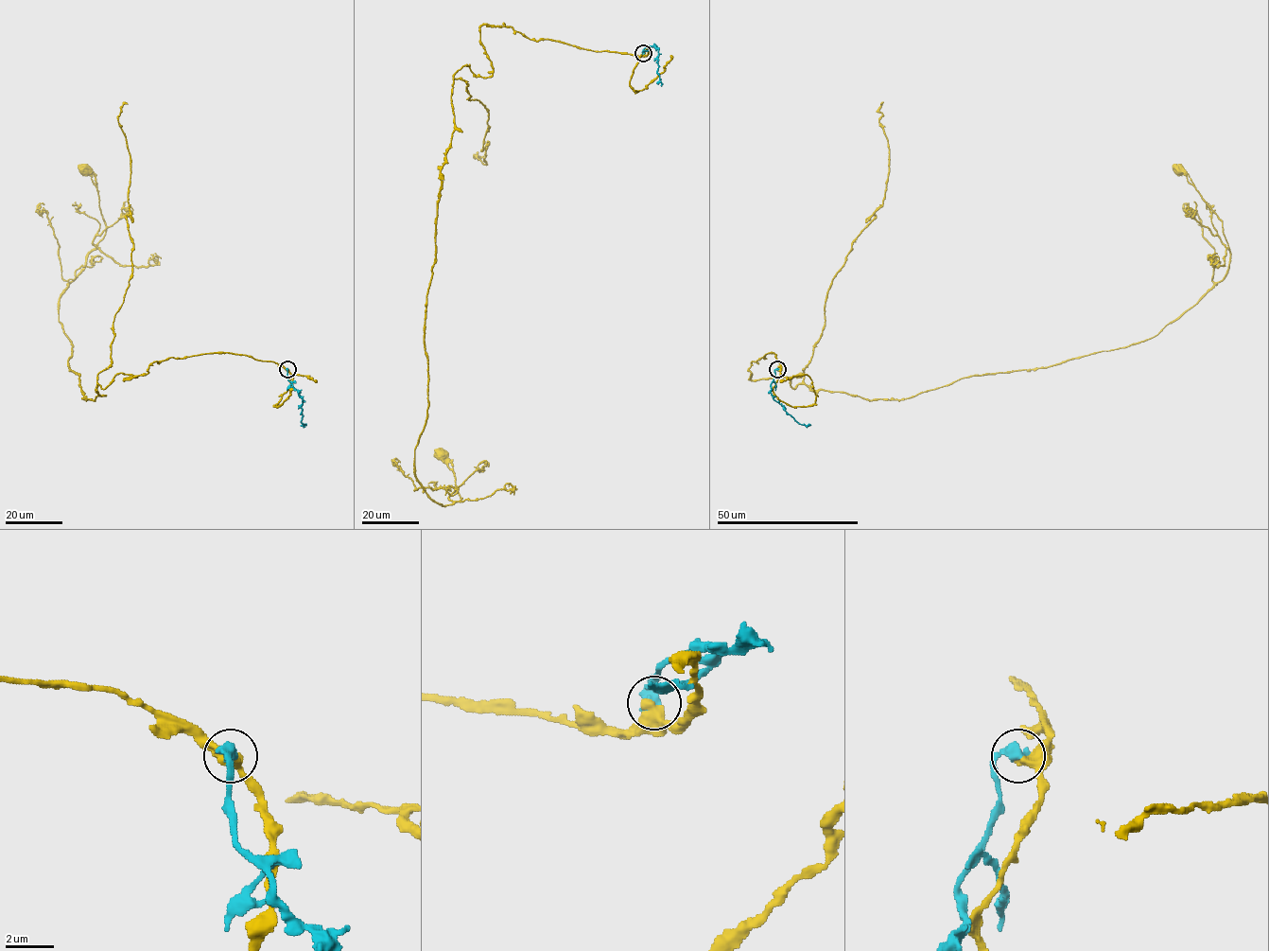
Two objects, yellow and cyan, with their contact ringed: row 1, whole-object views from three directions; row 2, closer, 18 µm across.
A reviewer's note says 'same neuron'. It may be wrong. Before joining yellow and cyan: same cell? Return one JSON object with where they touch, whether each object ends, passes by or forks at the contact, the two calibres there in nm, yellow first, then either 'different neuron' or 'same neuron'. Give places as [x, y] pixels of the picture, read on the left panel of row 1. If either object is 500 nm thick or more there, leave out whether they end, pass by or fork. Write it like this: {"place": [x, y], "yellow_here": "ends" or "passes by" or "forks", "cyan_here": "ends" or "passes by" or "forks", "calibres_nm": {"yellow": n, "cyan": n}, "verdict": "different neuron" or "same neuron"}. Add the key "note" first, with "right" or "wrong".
{"note": "wrong", "place": [287, 369], "calibres_nm": {"yellow": 550, "cyan": 500}, "verdict": "different neuron"}

